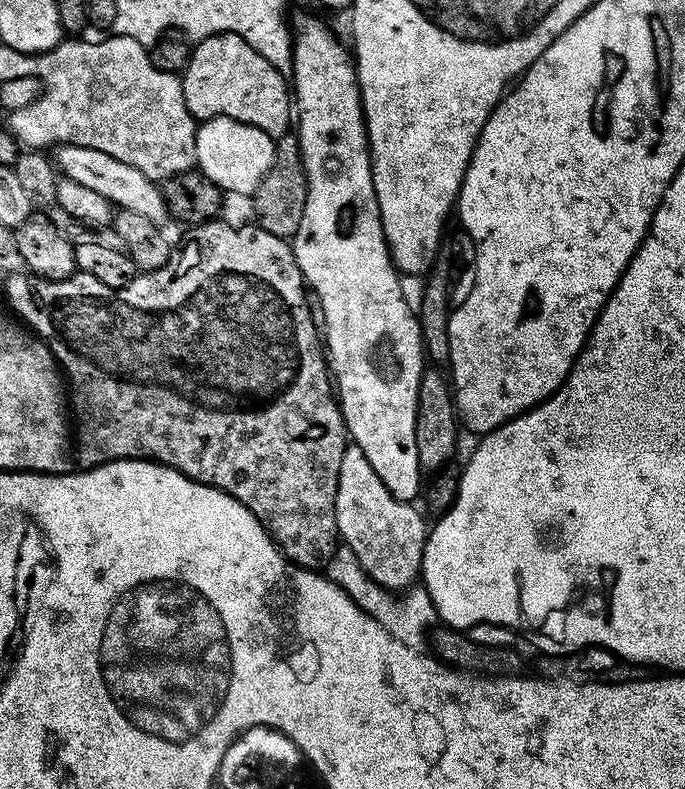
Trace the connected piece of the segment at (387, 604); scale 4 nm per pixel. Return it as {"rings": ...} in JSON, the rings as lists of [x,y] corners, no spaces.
{"rings":[[[346,546],[337,547],[334,555],[329,558],[326,565],[326,575],[339,588],[346,590],[351,603],[359,611],[375,618],[386,631],[394,634],[394,638],[398,638],[403,644],[420,646],[424,640],[424,631],[432,623],[437,623],[436,608],[432,605],[430,594],[423,586],[413,586],[407,589],[405,596],[408,597],[403,600],[400,597],[403,595],[383,588],[378,582],[374,582],[374,578],[370,578],[370,574],[366,574],[366,570],[362,570],[358,558],[354,558],[354,554]]]}

